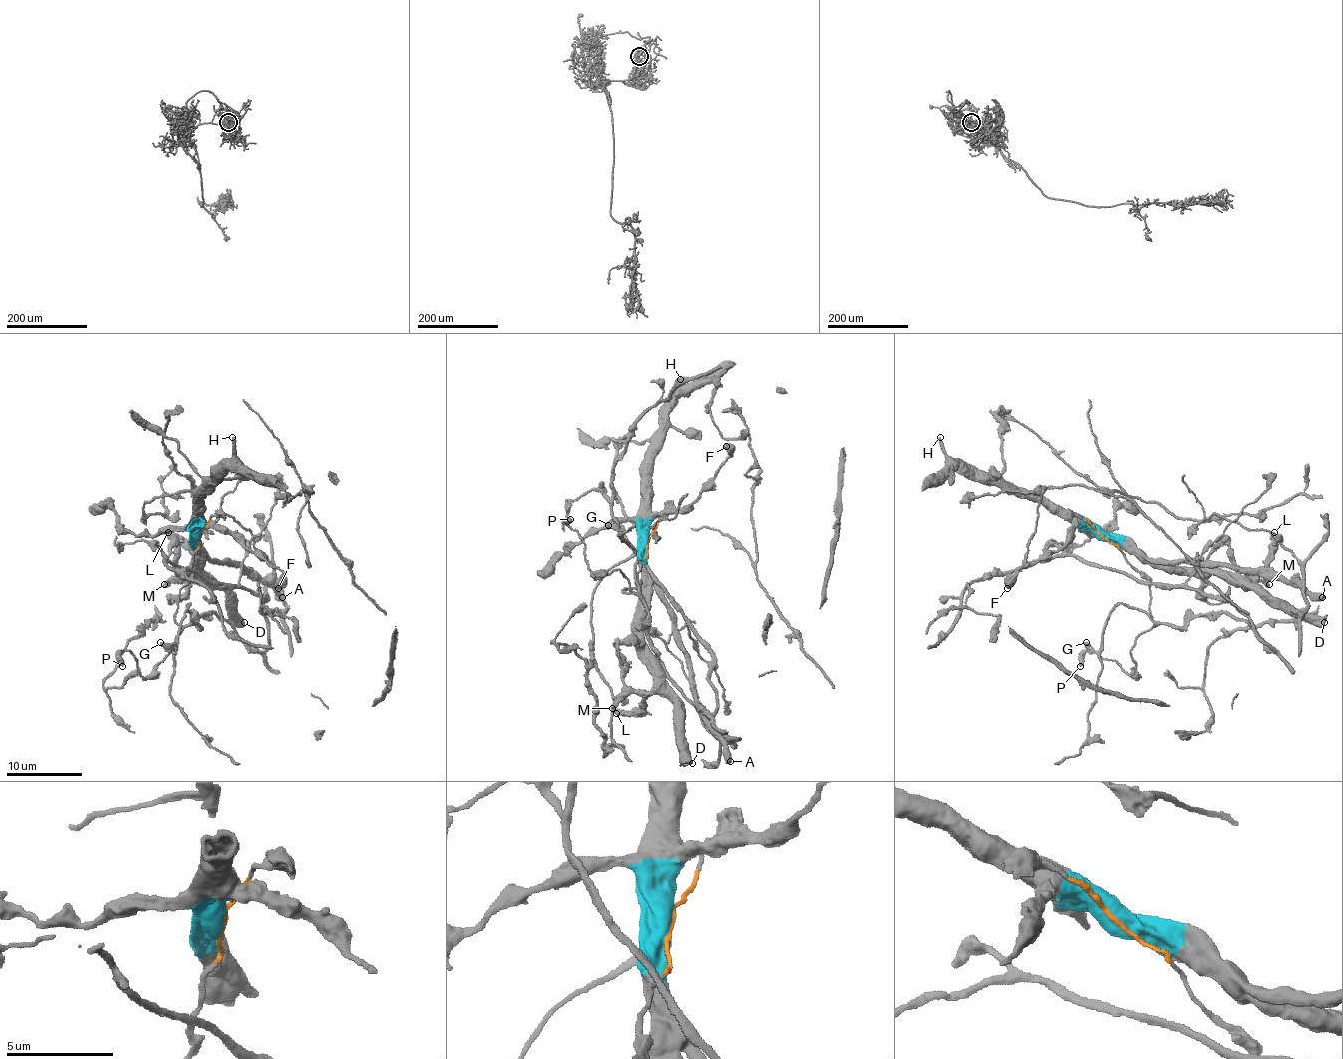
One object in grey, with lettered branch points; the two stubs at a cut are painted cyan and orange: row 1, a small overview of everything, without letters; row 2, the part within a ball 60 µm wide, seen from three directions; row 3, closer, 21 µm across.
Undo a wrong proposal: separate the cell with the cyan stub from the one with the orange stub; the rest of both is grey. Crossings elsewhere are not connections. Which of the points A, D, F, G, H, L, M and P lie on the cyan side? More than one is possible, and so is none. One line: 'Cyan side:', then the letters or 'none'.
Cyan side: A, D, F, H, L, M

